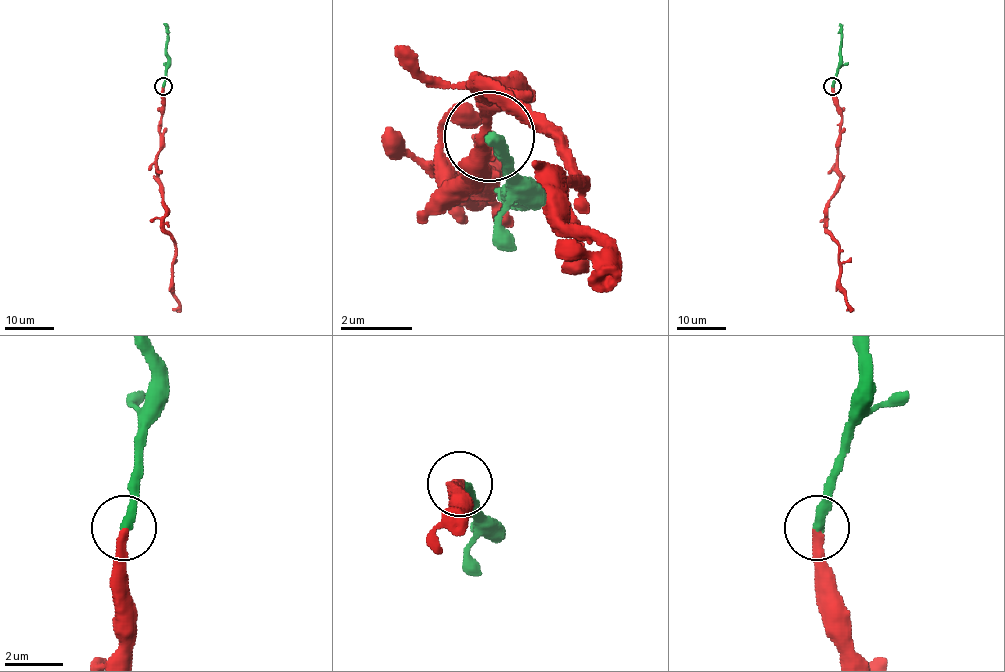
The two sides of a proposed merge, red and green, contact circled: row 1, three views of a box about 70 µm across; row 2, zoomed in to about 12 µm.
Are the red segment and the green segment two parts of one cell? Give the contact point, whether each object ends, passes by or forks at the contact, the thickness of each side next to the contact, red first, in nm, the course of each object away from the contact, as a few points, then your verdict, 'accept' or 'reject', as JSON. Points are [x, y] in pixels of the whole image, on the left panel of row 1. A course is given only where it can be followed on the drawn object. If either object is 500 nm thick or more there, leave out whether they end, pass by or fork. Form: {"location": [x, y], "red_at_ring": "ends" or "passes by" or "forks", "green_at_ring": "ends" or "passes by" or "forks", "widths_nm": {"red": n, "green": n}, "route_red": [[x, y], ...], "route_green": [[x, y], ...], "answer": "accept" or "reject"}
{"location": [163, 86], "red_at_ring": "ends", "green_at_ring": "ends", "widths_nm": {"red": 300, "green": 360}, "route_red": [[163, 85], [157, 175], [165, 209], [164, 230], [175, 246], [172, 294], [179, 305], [172, 310]], "route_green": [[163, 85], [168, 61], [168, 27], [164, 24]], "answer": "accept"}

